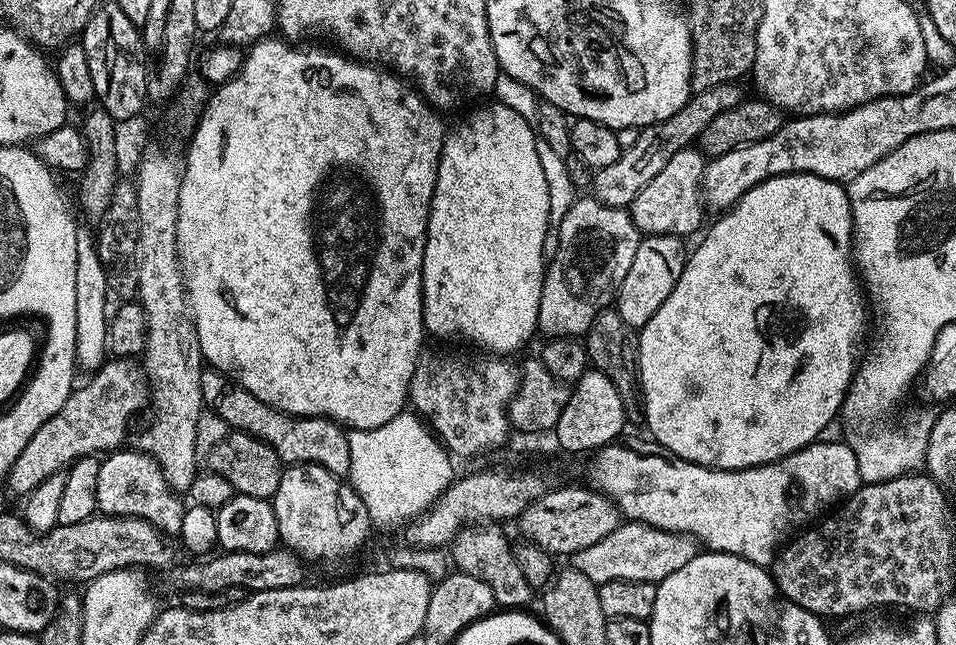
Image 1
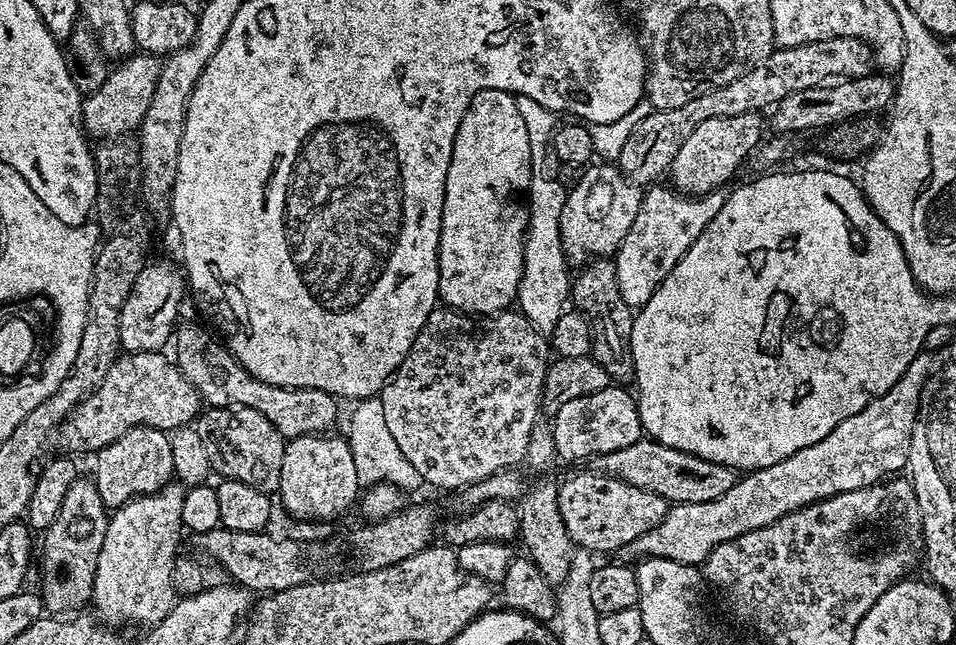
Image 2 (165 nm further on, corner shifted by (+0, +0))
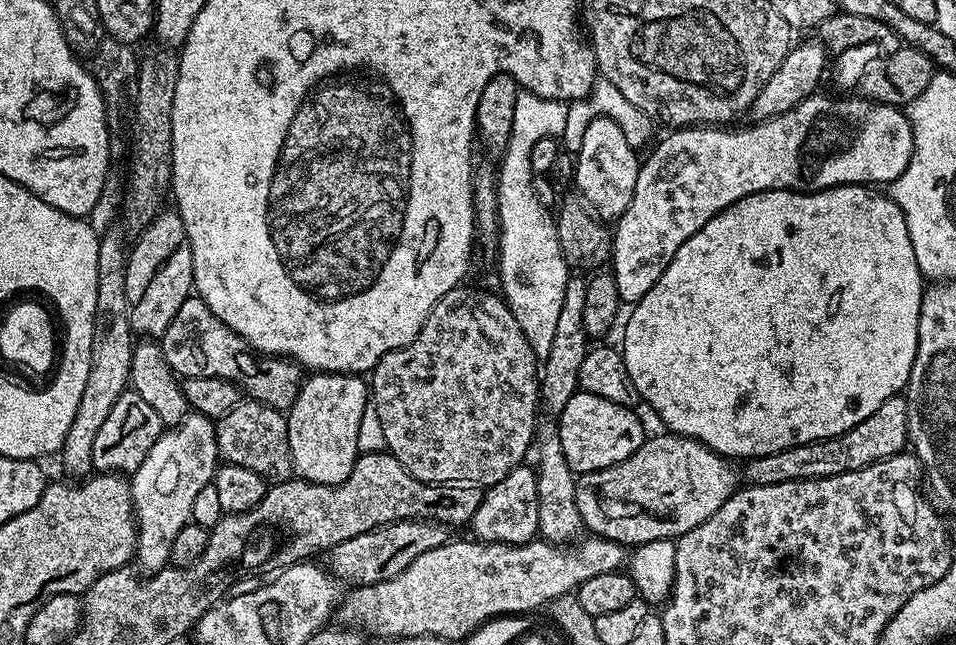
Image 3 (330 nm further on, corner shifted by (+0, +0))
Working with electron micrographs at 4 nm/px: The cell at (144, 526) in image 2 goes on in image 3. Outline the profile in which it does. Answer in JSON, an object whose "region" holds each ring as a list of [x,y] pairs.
{"region":[[[189,411],[179,424],[161,432],[142,466],[131,473],[132,509],[136,511],[134,560],[145,568],[145,573],[158,572],[169,563],[174,538],[191,521],[194,498],[202,486],[213,483],[219,460],[215,423],[200,412]]]}

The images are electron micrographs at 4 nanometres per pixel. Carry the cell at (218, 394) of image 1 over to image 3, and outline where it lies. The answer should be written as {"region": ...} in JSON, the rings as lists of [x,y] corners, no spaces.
{"region":[[[192,294],[174,314],[174,322],[166,326],[158,340],[166,362],[180,378],[226,378],[239,386],[247,399],[287,413],[300,393],[302,369],[295,360],[283,356],[266,356],[257,352],[226,322],[222,322],[199,296]]]}

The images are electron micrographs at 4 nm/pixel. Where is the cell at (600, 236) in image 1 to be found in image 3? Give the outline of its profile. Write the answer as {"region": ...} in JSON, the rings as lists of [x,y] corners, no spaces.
{"region":[[[592,116],[586,126],[585,138],[579,152],[575,153],[576,160],[576,188],[585,204],[596,213],[597,217],[604,222],[615,222],[622,214],[626,214],[626,206],[630,206],[630,198],[634,198],[634,186],[638,182],[640,173],[641,157],[637,149],[626,142],[622,129],[618,124],[606,116]]]}

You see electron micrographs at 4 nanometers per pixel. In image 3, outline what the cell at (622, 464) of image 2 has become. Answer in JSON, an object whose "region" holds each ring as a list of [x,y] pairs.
{"region":[[[903,395],[890,397],[870,418],[858,422],[850,430],[838,434],[834,438],[826,438],[818,442],[810,442],[802,446],[794,446],[790,450],[778,450],[778,454],[766,454],[747,461],[742,468],[749,485],[774,486],[778,482],[794,482],[795,480],[817,480],[830,478],[838,474],[846,474],[854,470],[862,470],[879,460],[885,460],[905,451],[908,444],[908,401]]]}

